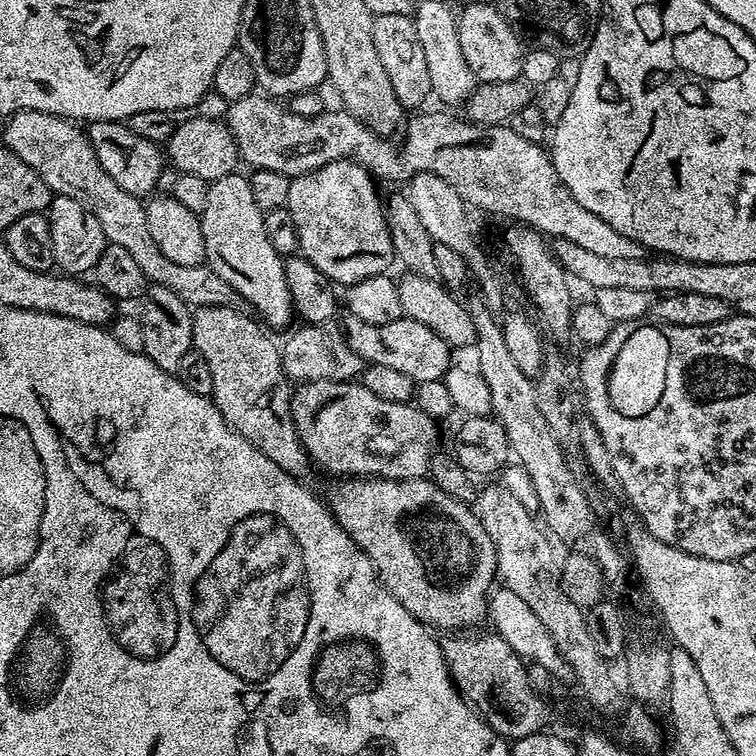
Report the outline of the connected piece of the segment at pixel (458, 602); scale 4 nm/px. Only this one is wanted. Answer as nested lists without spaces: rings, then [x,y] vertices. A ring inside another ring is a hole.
[[[340,478],[332,483],[336,484],[329,486],[326,495],[329,512],[368,555],[384,589],[398,598],[412,617],[433,629],[448,628],[444,630],[476,630],[481,627],[480,623],[488,620],[488,598],[498,580],[496,547],[469,505],[446,494],[428,478]]]

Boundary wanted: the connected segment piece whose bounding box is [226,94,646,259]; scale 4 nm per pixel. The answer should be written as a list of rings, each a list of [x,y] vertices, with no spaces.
[[[253,94],[231,101],[228,105],[226,123],[240,151],[241,161],[243,161],[245,165],[248,163],[250,166],[249,169],[252,170],[258,168],[262,170],[274,170],[283,176],[295,178],[307,172],[318,170],[322,166],[326,166],[335,160],[353,160],[361,164],[367,172],[371,172],[373,177],[379,178],[381,181],[384,179],[407,182],[420,172],[429,172],[438,178],[442,178],[445,182],[450,182],[450,186],[454,186],[454,190],[458,190],[458,194],[464,199],[465,204],[471,206],[473,209],[481,208],[482,211],[493,212],[496,216],[509,216],[509,218],[512,219],[509,221],[515,222],[517,225],[525,228],[532,228],[535,232],[541,233],[545,237],[551,238],[553,241],[565,240],[566,242],[575,242],[578,246],[583,246],[585,250],[591,250],[593,254],[599,254],[605,258],[645,259],[646,249],[642,246],[642,242],[634,242],[634,238],[626,238],[626,234],[618,234],[618,230],[614,230],[614,226],[610,226],[610,222],[602,222],[602,218],[598,218],[598,214],[590,214],[590,210],[586,210],[586,206],[582,206],[582,202],[578,202],[578,198],[574,198],[574,194],[570,194],[570,190],[566,190],[566,182],[562,182],[562,178],[558,178],[558,170],[554,170],[551,155],[549,155],[541,145],[535,144],[534,142],[526,142],[526,138],[521,138],[519,134],[514,134],[514,130],[509,128],[507,124],[473,124],[472,121],[467,118],[461,118],[461,120],[459,120],[458,117],[447,116],[444,112],[423,112],[424,111],[421,111],[419,114],[416,114],[421,114],[421,116],[416,116],[413,120],[411,117],[411,119],[403,125],[402,137],[404,136],[404,141],[402,141],[397,148],[391,144],[393,141],[389,139],[389,137],[378,135],[374,130],[370,130],[364,125],[361,120],[351,116],[349,112],[343,110],[337,110],[337,112],[325,110],[320,116],[302,118],[302,114],[294,114],[283,103],[277,102],[273,97],[267,94]]]

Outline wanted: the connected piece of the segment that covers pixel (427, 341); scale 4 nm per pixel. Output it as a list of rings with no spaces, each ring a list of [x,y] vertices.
[[[345,315],[343,319],[344,337],[348,340],[350,350],[354,350],[354,354],[358,354],[361,361],[402,370],[402,374],[406,374],[417,384],[443,380],[449,365],[453,363],[453,349],[438,334],[434,334],[430,326],[422,326],[422,322],[401,318],[385,324],[367,324],[362,322],[362,318],[349,315]]]

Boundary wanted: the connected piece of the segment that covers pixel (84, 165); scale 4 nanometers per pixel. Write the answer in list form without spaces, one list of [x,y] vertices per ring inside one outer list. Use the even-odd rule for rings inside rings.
[[[18,112],[12,123],[7,125],[9,128],[4,132],[3,147],[18,154],[18,158],[22,158],[30,170],[38,173],[42,182],[46,182],[48,189],[55,195],[82,202],[82,206],[90,210],[94,218],[98,218],[98,226],[102,226],[105,241],[130,250],[130,255],[149,284],[166,286],[166,290],[178,294],[178,298],[182,298],[182,302],[186,302],[193,310],[206,306],[235,308],[241,303],[234,286],[214,274],[207,263],[182,266],[158,250],[154,237],[150,235],[150,226],[146,226],[145,201],[134,194],[126,194],[126,190],[122,190],[122,186],[118,186],[118,182],[114,182],[114,178],[102,170],[102,164],[98,162],[83,127],[63,116],[45,112]]]

